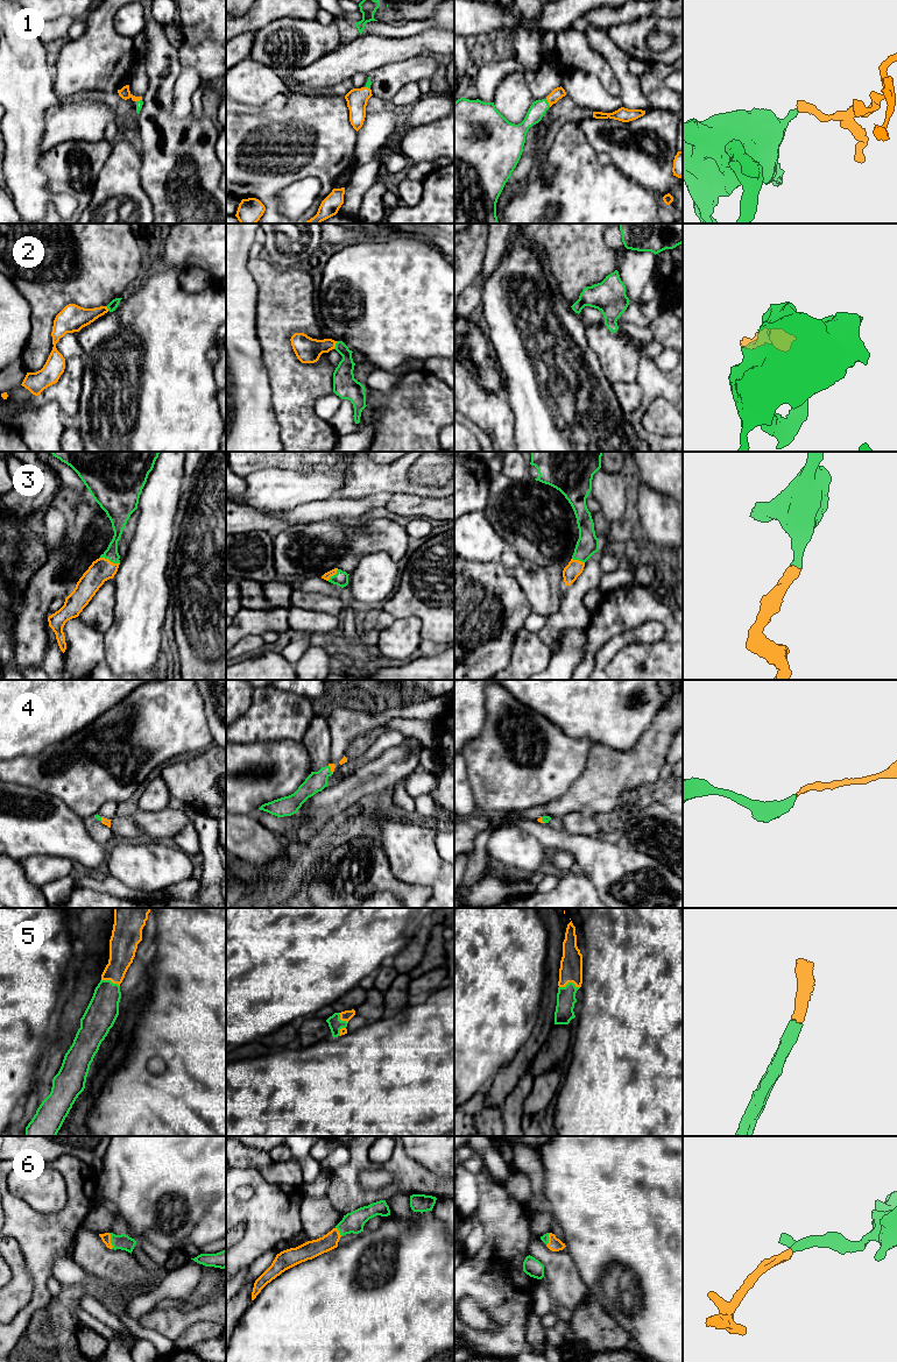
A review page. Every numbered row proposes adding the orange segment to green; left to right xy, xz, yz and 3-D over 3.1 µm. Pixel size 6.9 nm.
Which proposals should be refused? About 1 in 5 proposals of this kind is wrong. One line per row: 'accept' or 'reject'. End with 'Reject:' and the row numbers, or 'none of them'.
1: accept
2: accept
3: accept
4: accept
5: accept
6: accept
Reject: none of them

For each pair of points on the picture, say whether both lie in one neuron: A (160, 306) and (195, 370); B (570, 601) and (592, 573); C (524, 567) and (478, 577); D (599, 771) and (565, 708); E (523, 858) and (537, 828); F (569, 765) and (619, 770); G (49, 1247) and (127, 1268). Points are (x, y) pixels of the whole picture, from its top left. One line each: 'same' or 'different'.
A: same
B: same
C: different
D: different
E: different
F: different
G: different

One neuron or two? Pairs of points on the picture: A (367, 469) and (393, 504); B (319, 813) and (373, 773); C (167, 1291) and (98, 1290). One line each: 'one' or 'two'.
A: two
B: one
C: two

